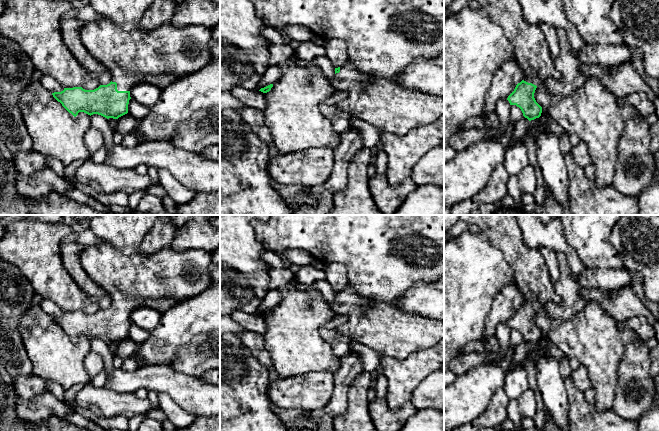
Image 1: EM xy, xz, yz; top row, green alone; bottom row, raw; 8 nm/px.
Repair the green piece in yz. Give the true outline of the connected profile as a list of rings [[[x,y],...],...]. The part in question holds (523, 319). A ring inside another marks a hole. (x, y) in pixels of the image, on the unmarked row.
[[[461,215],[460,219],[467,224],[477,225],[491,241],[492,245],[500,250],[514,271],[514,281],[524,296],[523,304],[518,307],[514,315],[508,320],[510,329],[516,329],[529,345],[539,342],[542,331],[536,326],[534,317],[538,309],[547,302],[561,303],[551,281],[548,267],[543,255],[538,249],[528,247],[523,240],[521,229],[514,215]]]

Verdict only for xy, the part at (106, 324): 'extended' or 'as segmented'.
extended

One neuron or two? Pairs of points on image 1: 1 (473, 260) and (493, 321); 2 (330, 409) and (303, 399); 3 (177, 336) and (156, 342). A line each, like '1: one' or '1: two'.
1: two
2: two
3: one

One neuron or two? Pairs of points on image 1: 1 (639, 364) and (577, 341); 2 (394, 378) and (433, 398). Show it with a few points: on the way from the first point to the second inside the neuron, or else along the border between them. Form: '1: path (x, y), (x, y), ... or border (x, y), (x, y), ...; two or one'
1: border (636, 339), (625, 348), (616, 381); two
2: border (431, 372), (414, 390), (410, 401); two

